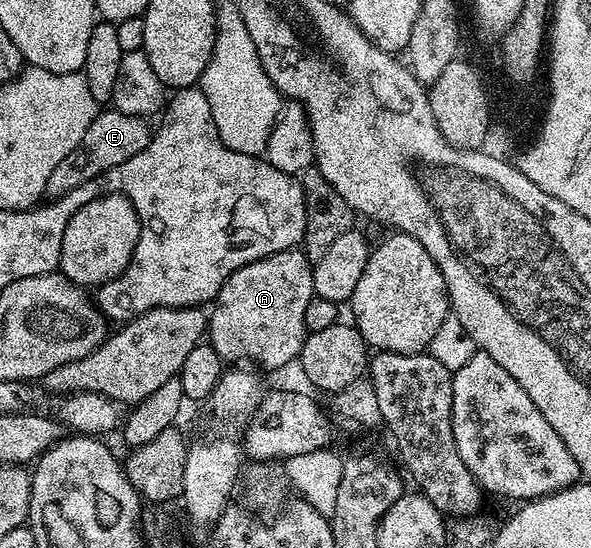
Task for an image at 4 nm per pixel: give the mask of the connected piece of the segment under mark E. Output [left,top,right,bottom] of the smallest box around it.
[45,107,151,199]

